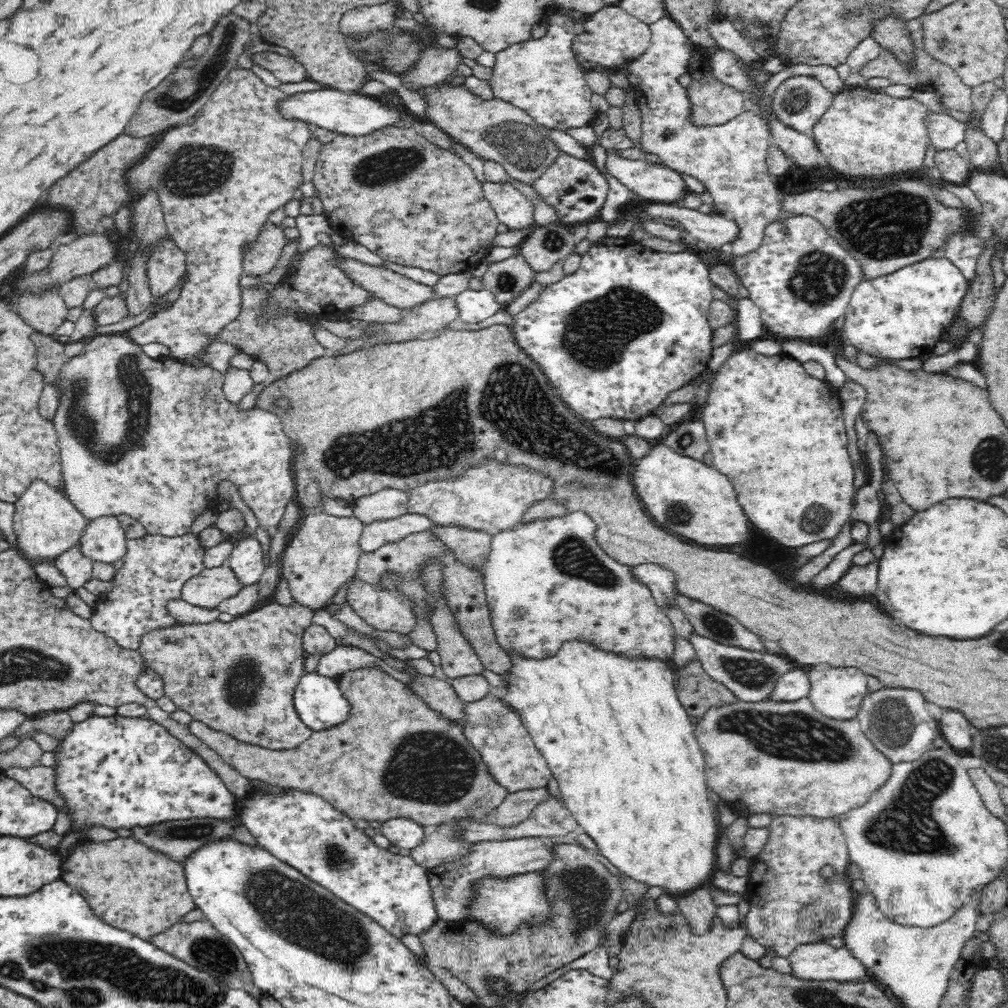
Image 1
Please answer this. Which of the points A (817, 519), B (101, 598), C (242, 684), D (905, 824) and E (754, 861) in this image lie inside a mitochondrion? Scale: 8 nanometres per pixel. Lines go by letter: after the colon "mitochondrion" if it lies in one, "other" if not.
A: mitochondrion
B: other
C: mitochondrion
D: mitochondrion
E: other

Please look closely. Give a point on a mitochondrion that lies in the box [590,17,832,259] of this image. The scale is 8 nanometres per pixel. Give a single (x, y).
(795, 102)

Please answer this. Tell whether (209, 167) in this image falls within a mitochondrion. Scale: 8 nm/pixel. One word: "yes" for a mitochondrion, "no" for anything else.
yes

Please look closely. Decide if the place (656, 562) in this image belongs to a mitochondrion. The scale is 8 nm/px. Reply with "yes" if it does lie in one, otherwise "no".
no

